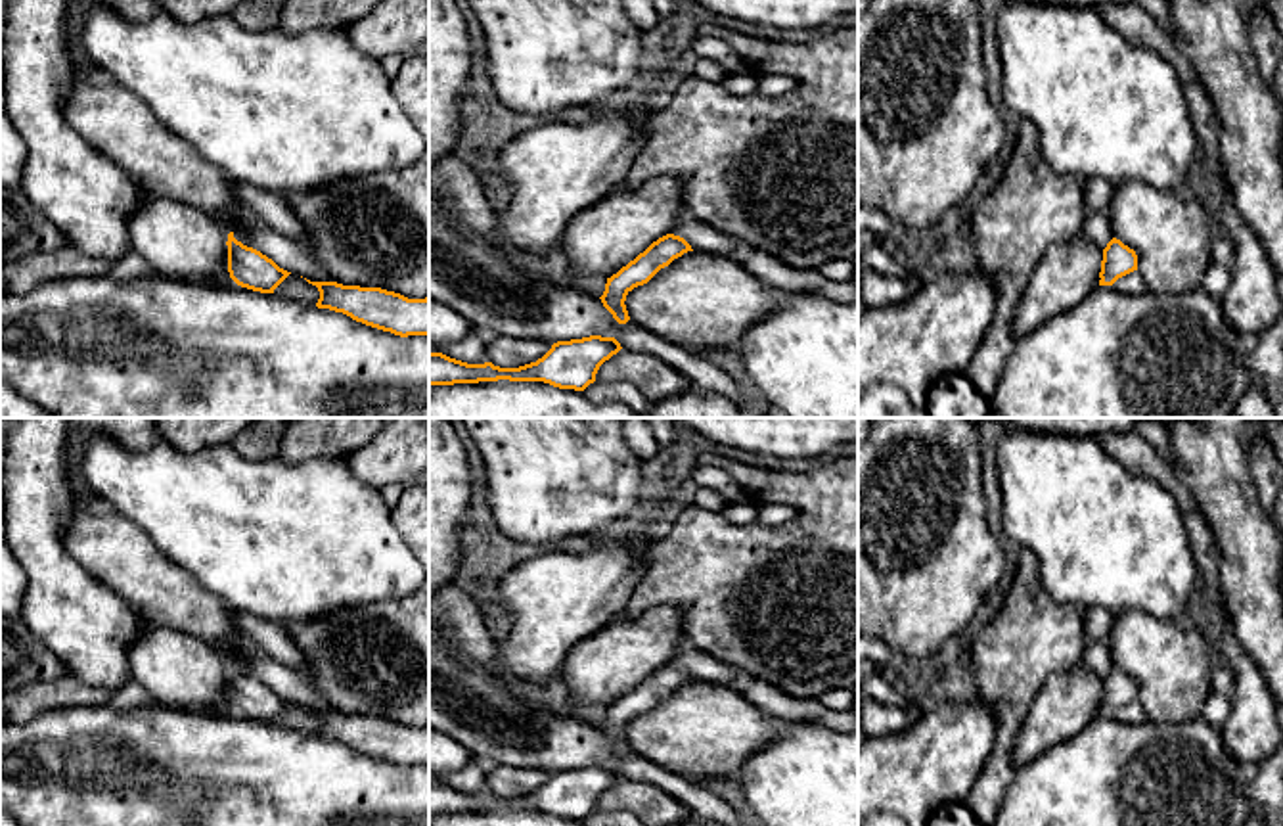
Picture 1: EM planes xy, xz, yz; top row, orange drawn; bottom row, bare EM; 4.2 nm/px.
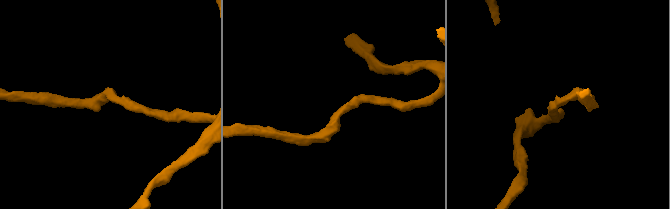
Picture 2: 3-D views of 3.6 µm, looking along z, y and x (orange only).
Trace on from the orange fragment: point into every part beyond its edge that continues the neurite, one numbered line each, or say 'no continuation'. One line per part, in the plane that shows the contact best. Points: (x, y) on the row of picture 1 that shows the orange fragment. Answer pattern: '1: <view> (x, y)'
1: xy (288, 253)

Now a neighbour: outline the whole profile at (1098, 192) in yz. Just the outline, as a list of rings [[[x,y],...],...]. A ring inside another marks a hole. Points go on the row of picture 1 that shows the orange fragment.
[[[1082,178],[1080,182],[1088,209],[1109,215],[1114,184],[1103,178]]]

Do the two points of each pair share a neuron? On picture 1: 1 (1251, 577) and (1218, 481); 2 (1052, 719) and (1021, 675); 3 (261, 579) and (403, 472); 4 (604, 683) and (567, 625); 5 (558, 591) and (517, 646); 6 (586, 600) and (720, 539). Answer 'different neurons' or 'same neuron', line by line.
1: same neuron
2: different neurons
3: different neurons
4: different neurons
5: same neuron
6: different neurons

